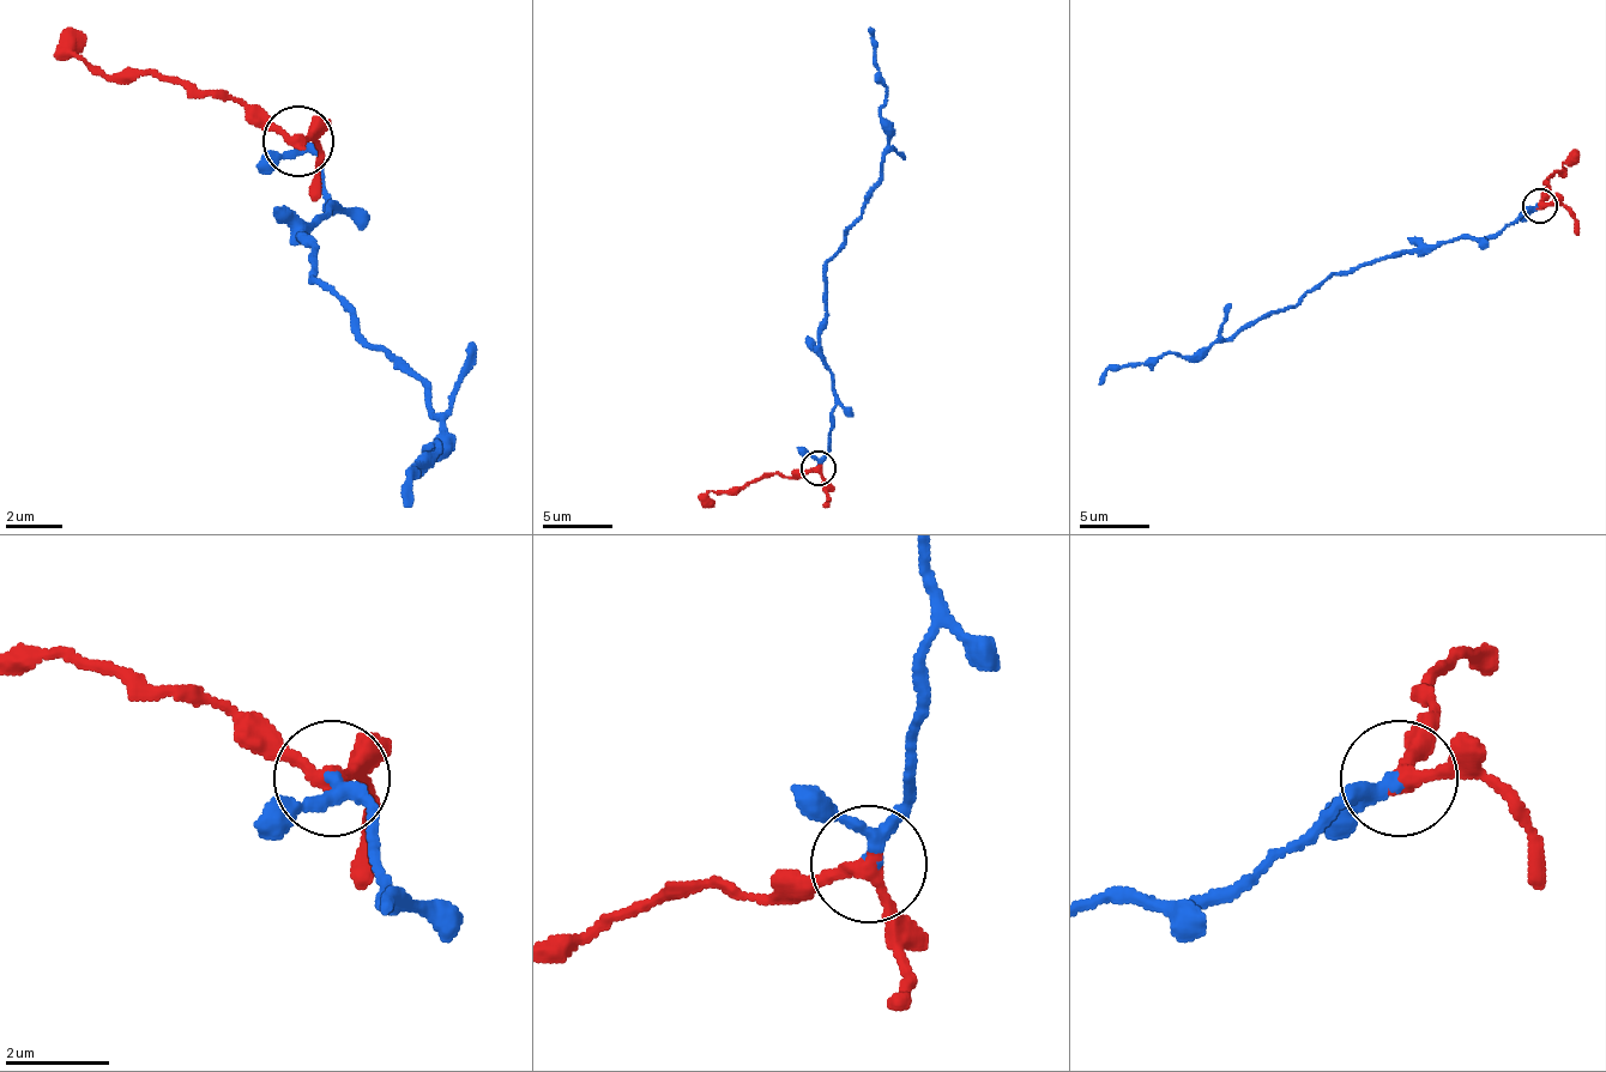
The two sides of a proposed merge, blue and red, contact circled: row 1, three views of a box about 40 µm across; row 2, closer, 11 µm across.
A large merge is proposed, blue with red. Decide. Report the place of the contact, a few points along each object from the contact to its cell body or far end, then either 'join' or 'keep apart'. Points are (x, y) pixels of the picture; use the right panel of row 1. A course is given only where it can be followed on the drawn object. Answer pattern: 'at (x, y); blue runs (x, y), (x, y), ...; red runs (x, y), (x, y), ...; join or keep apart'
at (1540, 205); blue runs (1540, 204), (1499, 232), (1332, 273), (1287, 308), (1190, 357), (1161, 353), (1130, 368), (1110, 368), (1099, 385); red runs (1540, 204), (1544, 180), (1562, 173), (1565, 163), (1579, 152); join

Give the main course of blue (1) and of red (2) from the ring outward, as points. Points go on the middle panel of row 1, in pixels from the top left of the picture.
1: (819, 468), (835, 403), (829, 364), (819, 344), (826, 309), (826, 260), (861, 216), (888, 153), (874, 28)
2: (819, 468), (777, 472), (718, 490), (707, 494), (704, 507)

